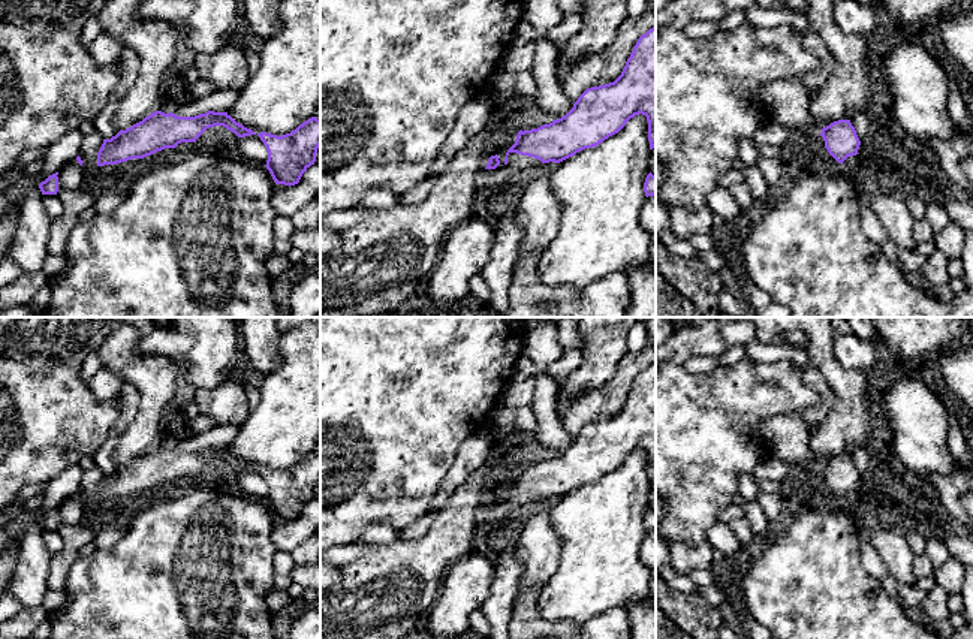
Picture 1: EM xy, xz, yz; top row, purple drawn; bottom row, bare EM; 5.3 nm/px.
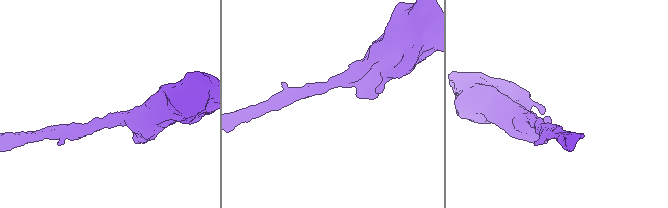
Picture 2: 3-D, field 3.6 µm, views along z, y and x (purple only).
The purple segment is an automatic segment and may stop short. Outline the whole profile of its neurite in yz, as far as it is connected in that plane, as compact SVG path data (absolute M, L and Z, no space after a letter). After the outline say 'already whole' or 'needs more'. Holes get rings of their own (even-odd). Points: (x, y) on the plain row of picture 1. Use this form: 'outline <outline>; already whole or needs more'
outline M850 455L831 458L822 464L820 471L828 488L841 500L847 492L858 489L861 476Z; already whole

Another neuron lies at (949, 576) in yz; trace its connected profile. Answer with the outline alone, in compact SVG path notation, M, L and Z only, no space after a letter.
M951 557L940 569L934 572L936 585L942 587L946 594L960 594L964 585L966 566Z

